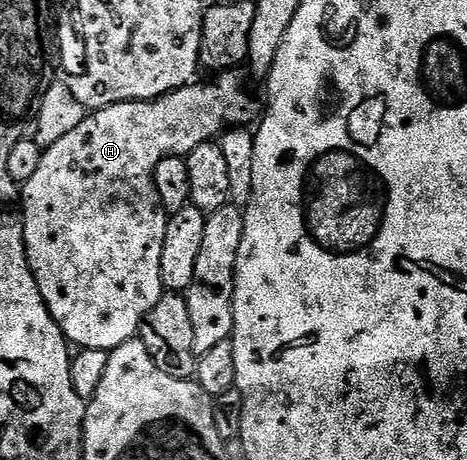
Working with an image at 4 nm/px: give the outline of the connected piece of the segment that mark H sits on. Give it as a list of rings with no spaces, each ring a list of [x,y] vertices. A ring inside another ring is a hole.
[[[235,70],[225,71],[217,74],[213,83],[200,84],[200,81],[193,82],[186,87],[179,87],[178,90],[163,95],[155,101],[142,103],[115,103],[101,111],[92,111],[78,129],[66,133],[62,141],[54,141],[43,152],[41,164],[34,172],[34,177],[22,185],[22,203],[24,199],[24,211],[22,210],[22,222],[24,224],[24,240],[26,241],[26,253],[28,264],[34,273],[34,281],[38,281],[38,289],[42,293],[42,301],[48,306],[48,312],[54,317],[56,324],[60,326],[60,332],[70,342],[77,342],[85,349],[102,349],[110,352],[118,345],[137,338],[140,334],[140,326],[144,319],[158,305],[158,301],[166,293],[162,281],[162,245],[166,241],[166,229],[170,218],[165,211],[162,201],[158,197],[158,189],[154,185],[154,169],[158,169],[158,161],[162,161],[171,155],[186,157],[198,145],[211,143],[225,130],[226,125],[248,125],[252,119],[252,103],[248,100],[246,92],[240,88],[240,79],[236,76]]]

